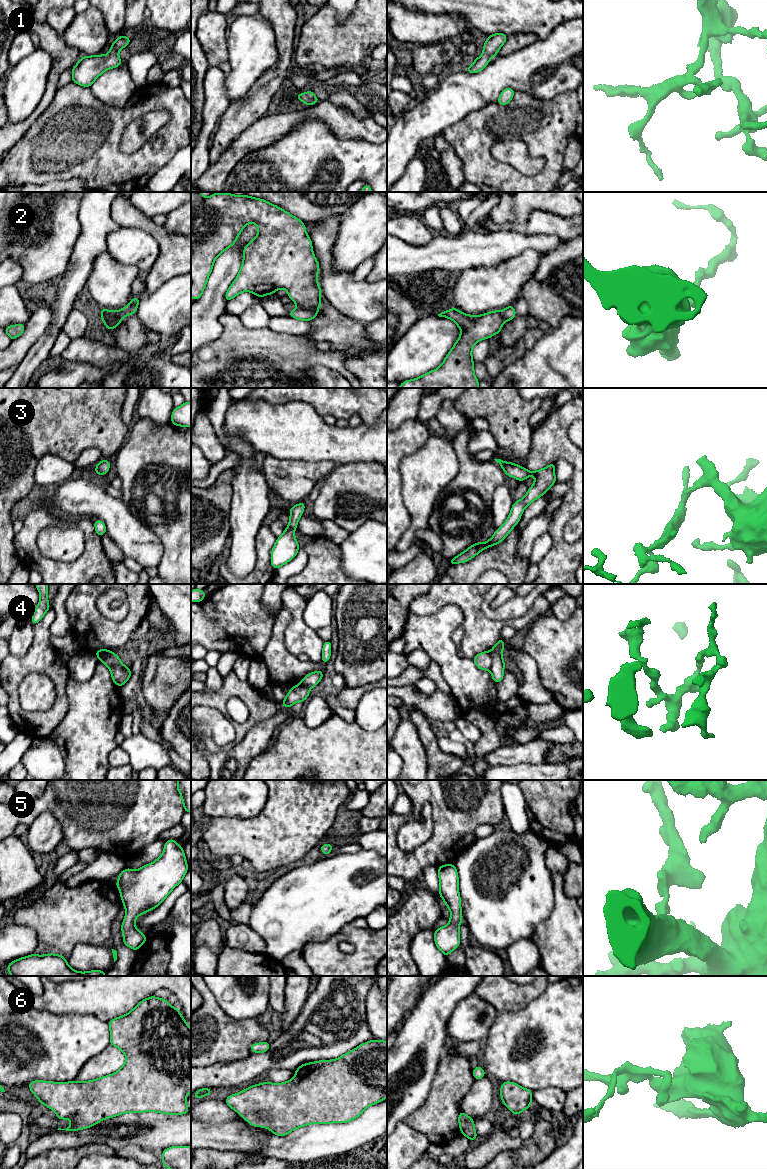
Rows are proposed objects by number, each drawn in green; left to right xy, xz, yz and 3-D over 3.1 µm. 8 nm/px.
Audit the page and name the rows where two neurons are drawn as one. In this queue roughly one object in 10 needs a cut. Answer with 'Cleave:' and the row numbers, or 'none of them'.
Cleave: 2, 4

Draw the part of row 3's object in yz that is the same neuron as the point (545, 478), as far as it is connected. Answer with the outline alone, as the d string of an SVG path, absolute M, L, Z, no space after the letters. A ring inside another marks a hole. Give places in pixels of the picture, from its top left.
M501 459L494 460L500 464L507 476L516 478L518 481L524 481L530 475L533 475L536 478L534 484L527 490L527 494L521 500L514 501L507 520L500 528L495 530L494 535L487 542L472 544L467 550L449 560L449 565L465 563L485 548L489 548L502 542L511 530L518 524L524 509L531 502L543 496L544 493L556 483L555 462L540 470L529 471L516 463L506 462Z

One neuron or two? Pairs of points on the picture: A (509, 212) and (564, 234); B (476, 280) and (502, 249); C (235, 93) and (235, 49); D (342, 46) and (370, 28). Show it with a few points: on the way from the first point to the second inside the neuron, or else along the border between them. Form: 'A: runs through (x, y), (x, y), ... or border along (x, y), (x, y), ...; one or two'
A: border along (550, 212), (533, 210), (522, 228); two
B: border along (509, 258), (495, 265), (475, 266), (464, 271); two
C: runs through (237, 82), (237, 60); one
D: runs through (349, 42), (363, 31); one

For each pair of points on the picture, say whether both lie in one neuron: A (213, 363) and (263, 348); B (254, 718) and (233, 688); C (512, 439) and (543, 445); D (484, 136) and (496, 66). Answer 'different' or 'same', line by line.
A: same
B: same
C: different
D: different

